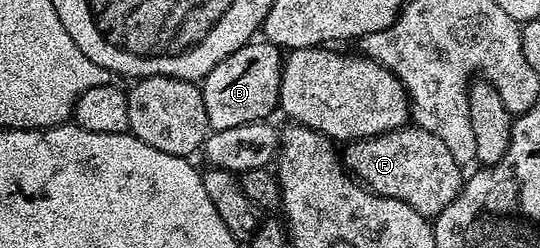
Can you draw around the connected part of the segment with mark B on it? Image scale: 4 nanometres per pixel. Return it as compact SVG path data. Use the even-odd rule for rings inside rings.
M253 41L242 49L230 53L202 81L204 100L206 101L206 117L212 131L222 129L234 129L234 125L250 125L269 118L268 114L274 112L280 106L280 82L282 81L282 69L284 68L284 55L281 48L267 41Z

